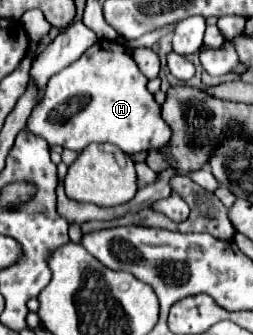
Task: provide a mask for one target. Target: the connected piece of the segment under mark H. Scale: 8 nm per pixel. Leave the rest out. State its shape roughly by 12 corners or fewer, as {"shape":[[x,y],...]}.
{"shape":[[125,46],[49,80],[27,128],[49,146],[161,150],[171,128]]}

